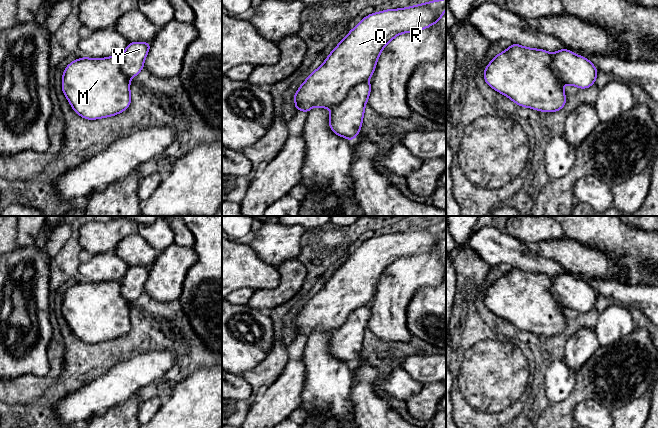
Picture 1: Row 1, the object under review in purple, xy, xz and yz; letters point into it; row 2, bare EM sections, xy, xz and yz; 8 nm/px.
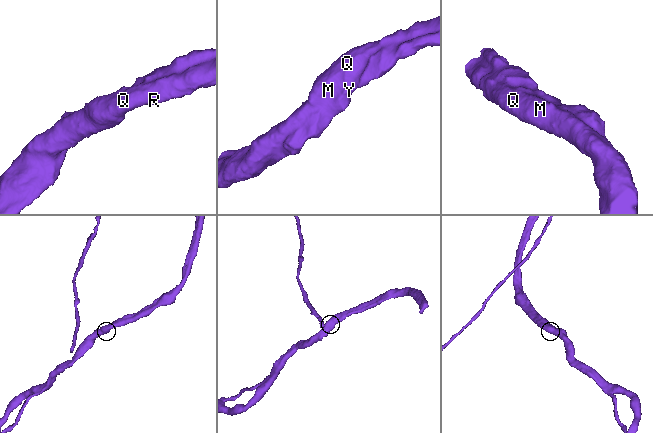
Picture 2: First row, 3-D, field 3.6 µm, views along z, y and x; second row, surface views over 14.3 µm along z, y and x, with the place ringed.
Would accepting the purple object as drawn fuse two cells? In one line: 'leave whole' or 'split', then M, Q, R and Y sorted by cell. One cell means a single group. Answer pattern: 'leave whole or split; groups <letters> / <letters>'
leave whole; groups M Q R Y

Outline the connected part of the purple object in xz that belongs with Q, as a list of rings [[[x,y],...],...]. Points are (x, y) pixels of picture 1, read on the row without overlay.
[[[446,222],[401,233],[375,236],[363,242],[332,274],[325,286],[301,308],[293,320],[295,335],[302,334],[307,338],[316,330],[330,333],[329,350],[332,356],[354,365],[360,356],[365,329],[371,315],[372,308],[366,304],[373,299],[384,271],[402,257],[420,255],[439,246],[445,233]]]

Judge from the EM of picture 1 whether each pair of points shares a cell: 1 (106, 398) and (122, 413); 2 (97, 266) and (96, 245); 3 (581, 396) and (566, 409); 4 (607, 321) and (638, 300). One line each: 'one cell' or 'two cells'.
1: two cells
2: two cells
3: one cell
4: two cells

